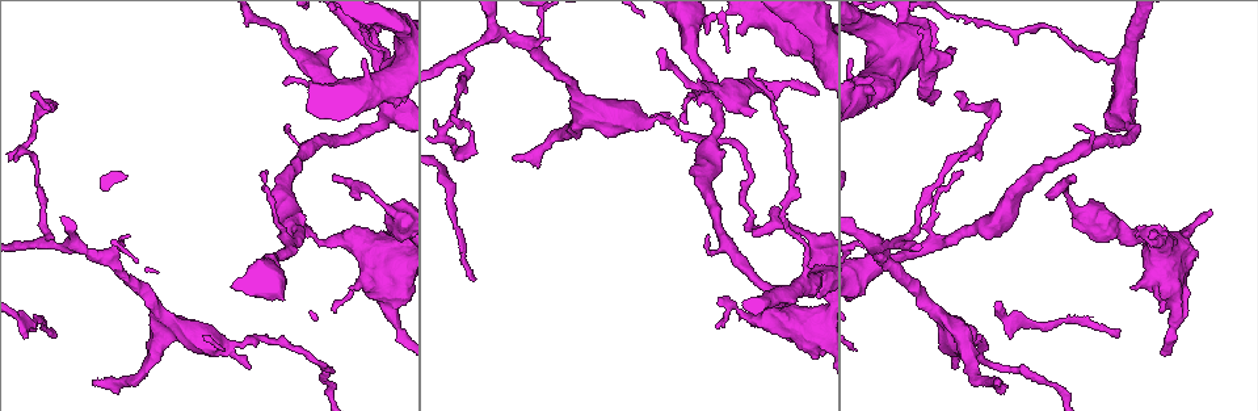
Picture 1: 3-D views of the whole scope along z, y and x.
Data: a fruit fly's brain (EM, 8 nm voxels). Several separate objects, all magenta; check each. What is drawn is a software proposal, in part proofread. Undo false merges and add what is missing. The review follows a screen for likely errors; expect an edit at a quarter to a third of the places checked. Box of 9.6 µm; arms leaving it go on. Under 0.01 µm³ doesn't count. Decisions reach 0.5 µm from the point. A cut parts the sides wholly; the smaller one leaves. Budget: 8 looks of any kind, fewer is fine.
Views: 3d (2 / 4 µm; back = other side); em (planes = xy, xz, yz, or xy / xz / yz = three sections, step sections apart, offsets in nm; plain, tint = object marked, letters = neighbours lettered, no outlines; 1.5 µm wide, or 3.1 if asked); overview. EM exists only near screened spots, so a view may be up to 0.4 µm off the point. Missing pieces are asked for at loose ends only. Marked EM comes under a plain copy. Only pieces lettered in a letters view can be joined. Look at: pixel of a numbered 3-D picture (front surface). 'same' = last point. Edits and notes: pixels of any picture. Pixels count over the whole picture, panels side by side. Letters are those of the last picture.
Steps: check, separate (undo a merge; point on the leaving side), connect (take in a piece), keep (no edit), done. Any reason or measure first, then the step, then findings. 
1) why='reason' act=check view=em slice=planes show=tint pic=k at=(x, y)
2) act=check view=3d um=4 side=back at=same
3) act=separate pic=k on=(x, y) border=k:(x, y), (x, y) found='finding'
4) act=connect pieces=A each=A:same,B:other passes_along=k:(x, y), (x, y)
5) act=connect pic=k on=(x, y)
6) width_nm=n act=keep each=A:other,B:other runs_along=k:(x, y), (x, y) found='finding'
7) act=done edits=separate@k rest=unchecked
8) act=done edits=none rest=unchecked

why='thin end' act=check view=em slice=yz step=4 show=letters pic=1 at=(333, 308)

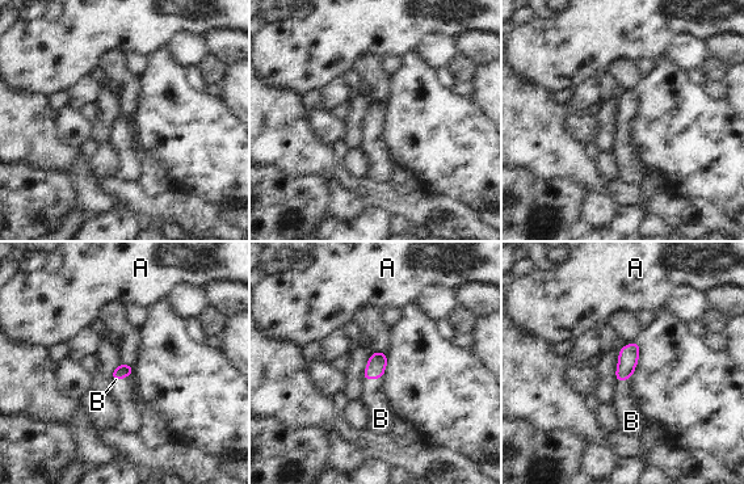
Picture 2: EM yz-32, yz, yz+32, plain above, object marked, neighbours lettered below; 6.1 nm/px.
why='cut it another way' act=check view=em slice=planes show=letters at=same

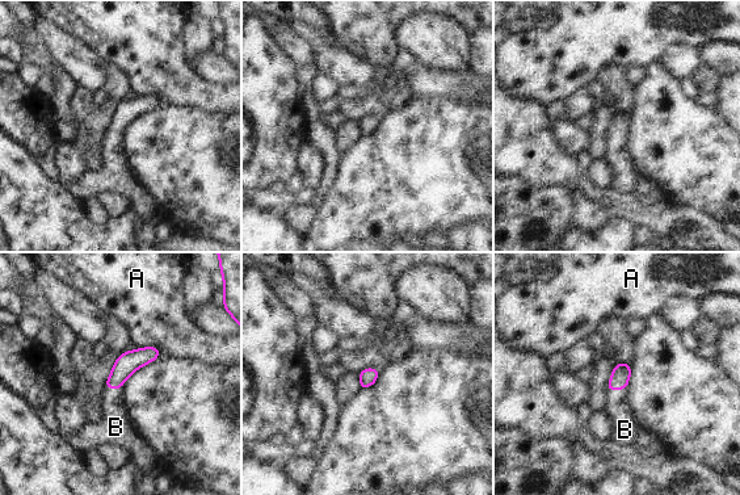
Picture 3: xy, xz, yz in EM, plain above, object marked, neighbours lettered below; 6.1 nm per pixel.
act=connect pieces=B each=A:other,B:same passes_along=3:(621, 374), (612, 389), (625, 427) found='the neuron continues'

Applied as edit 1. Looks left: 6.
why='calibre changes' act=check view=3d um=4 pic=1 at=(1124, 112)

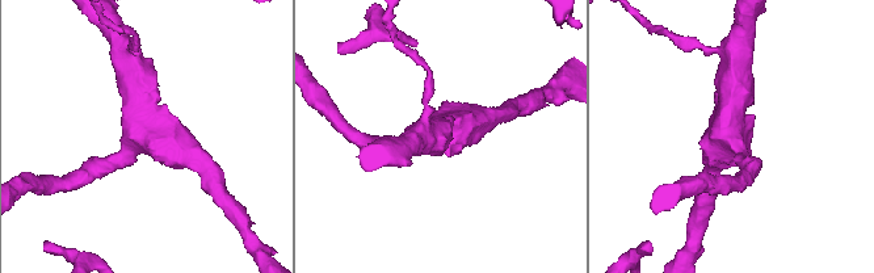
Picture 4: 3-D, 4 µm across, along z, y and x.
arms=3 arm_widths_nm=260,420,440 act=check view=em um=3.1 slice=planes show=letters pic=4 at=(728, 138)

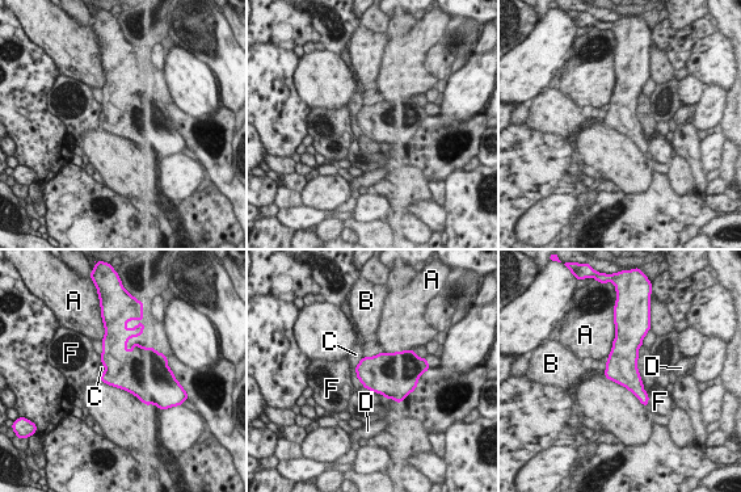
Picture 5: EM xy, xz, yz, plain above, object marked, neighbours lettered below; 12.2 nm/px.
act=keep each=A:other,B:other,C:other,D:other,F:other found='all the same neuron'

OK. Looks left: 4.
why='thin end' act=check view=3d um=2 pic=1 at=(710, 236)

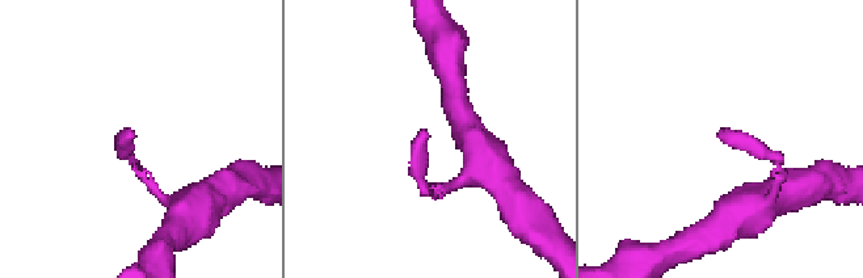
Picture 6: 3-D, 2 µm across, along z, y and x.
act=check view=em slice=planes show=letters pic=6 at=(422, 132)

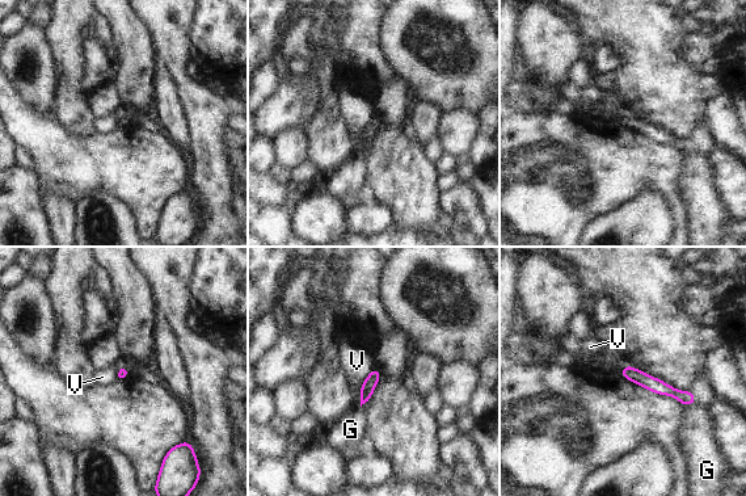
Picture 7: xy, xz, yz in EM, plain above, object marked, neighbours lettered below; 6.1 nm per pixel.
longest_contact=V:220nm act=keep each=G:other,V:other border=7:(374, 368), (363, 381), (359, 400) found='none of them fits'

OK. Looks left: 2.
act=done edits=connect@3 rest=unchecked

